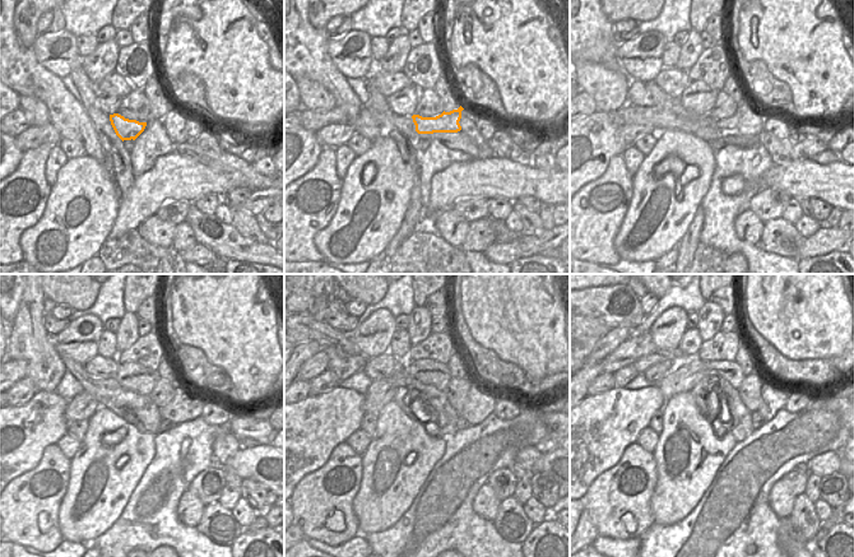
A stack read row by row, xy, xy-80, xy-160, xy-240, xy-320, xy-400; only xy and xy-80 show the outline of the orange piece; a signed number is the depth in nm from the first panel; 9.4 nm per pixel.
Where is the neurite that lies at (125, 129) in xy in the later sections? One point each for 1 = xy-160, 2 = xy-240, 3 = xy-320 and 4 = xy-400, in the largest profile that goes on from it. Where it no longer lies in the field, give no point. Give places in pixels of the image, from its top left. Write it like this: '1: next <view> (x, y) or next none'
1: next xy-160 (746, 121)
2: next xy-240 (182, 408)
3: next xy-320 (479, 404)
4: next xy-400 (774, 399)

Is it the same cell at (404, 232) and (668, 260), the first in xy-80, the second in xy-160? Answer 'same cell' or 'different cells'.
same cell

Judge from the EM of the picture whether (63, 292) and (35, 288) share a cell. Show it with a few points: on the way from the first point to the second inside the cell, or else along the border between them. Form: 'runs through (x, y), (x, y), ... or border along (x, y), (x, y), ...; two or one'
border along (42, 287), (46, 297); two

